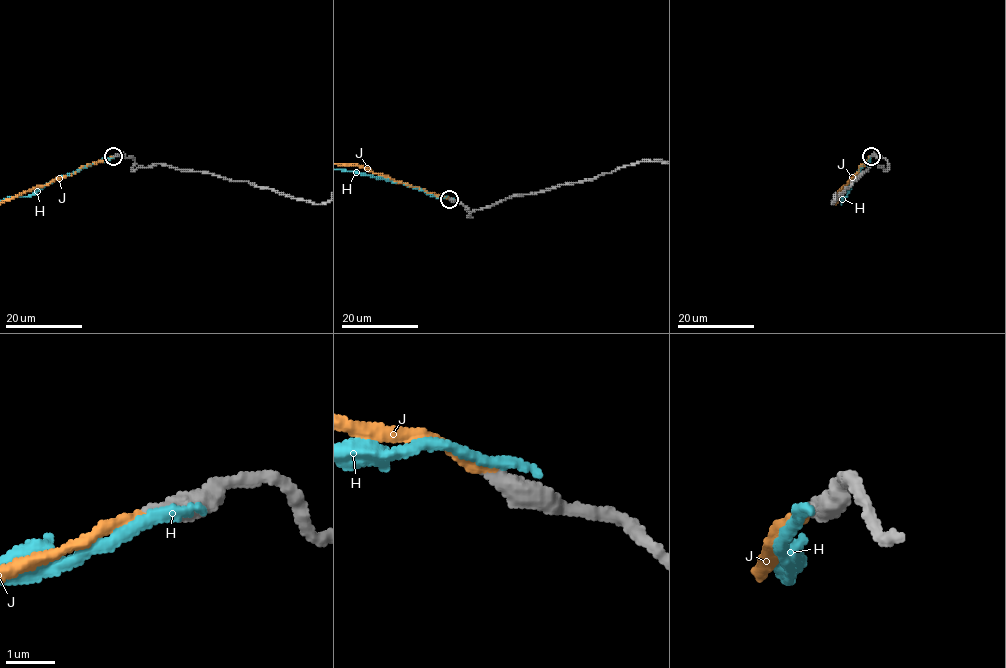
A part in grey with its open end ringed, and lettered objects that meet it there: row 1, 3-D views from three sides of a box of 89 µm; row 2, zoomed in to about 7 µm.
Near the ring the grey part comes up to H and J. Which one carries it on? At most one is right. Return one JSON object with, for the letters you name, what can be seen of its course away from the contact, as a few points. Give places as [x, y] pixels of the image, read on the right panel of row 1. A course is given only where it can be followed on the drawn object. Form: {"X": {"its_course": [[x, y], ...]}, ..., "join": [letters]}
{"J": {"its_course": [[870, 156], [831, 207], [837, 228], [871, 193], [862, 228], [831, 243], [803, 168], [701, 118], [725, 149]]}, "join": ["J"]}

